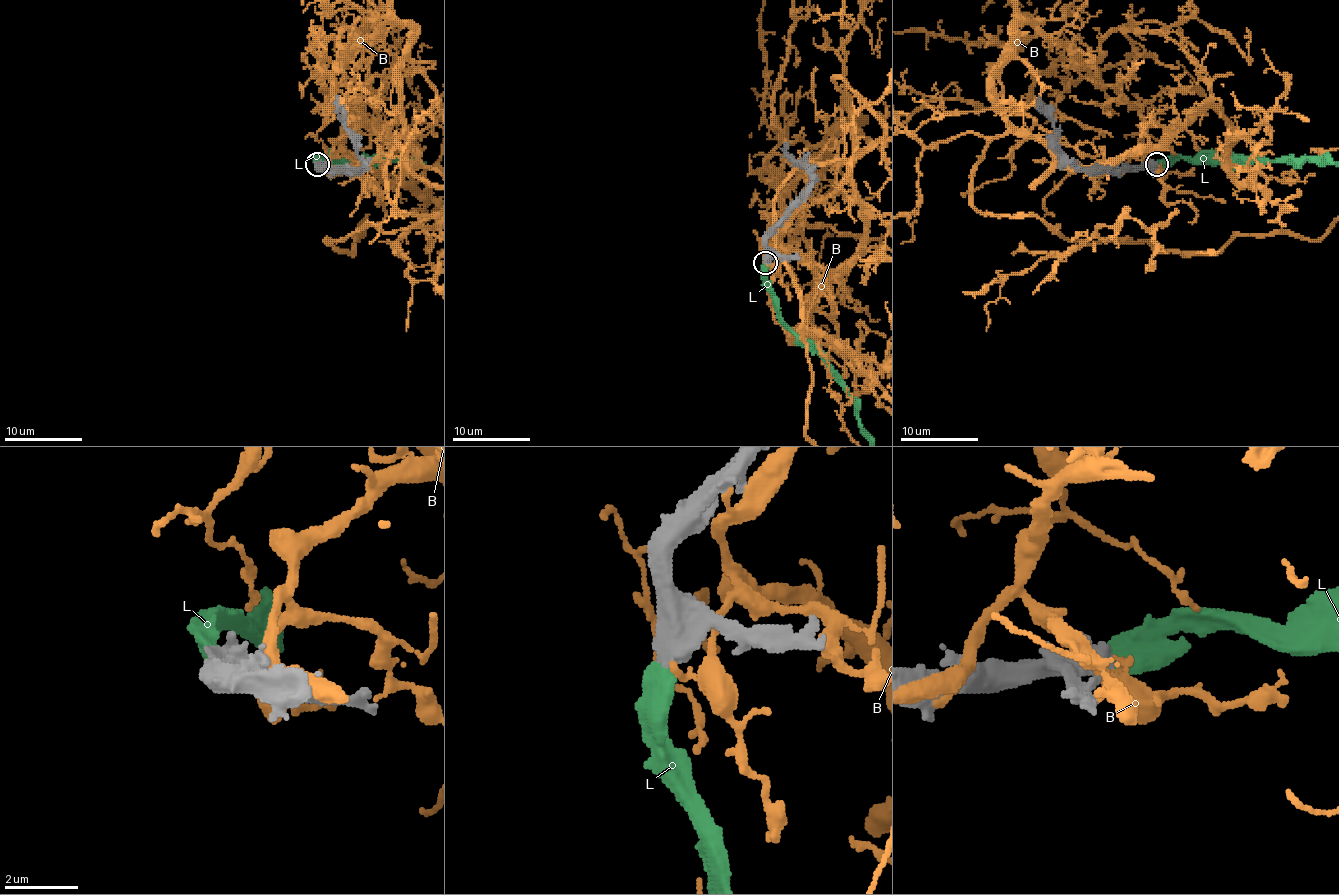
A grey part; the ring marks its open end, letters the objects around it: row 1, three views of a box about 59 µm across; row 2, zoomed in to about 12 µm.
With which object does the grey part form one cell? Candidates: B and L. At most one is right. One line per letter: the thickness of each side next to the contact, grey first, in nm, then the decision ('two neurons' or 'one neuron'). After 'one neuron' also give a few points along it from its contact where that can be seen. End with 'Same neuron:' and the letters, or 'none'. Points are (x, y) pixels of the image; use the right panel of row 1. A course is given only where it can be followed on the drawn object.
B: 440/160 nm | two neurons
L: 600/550 nm | one neuron
Same neuron: L

